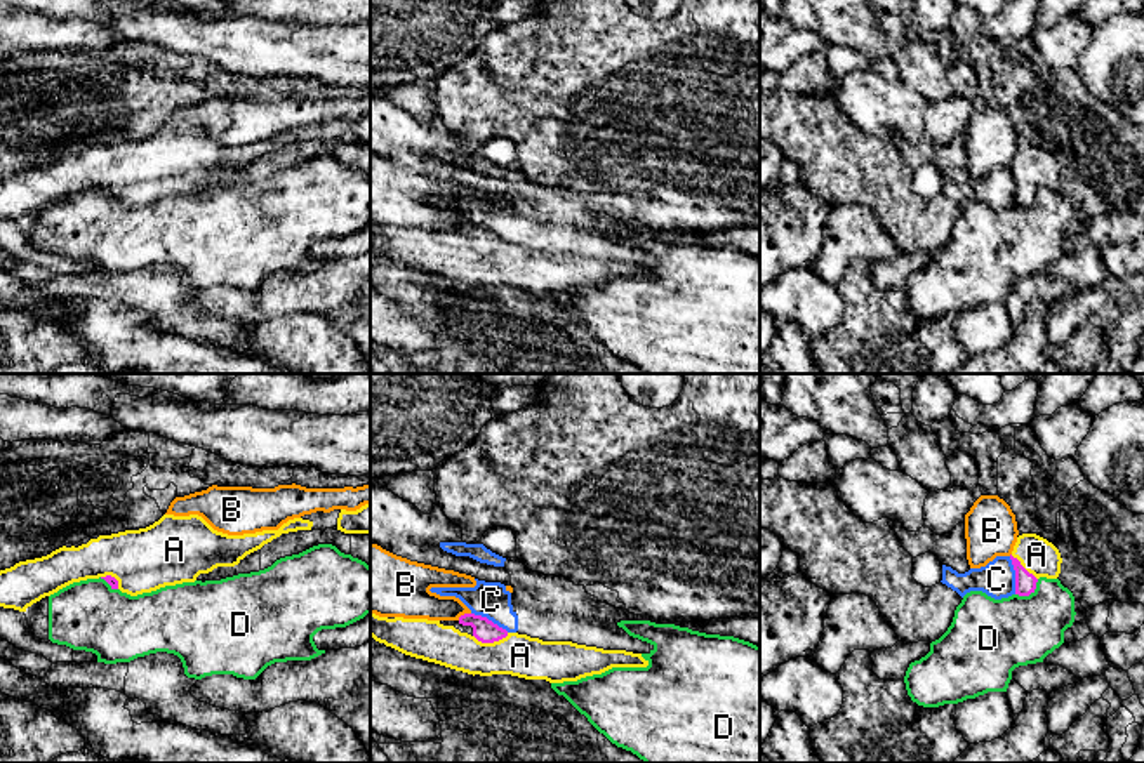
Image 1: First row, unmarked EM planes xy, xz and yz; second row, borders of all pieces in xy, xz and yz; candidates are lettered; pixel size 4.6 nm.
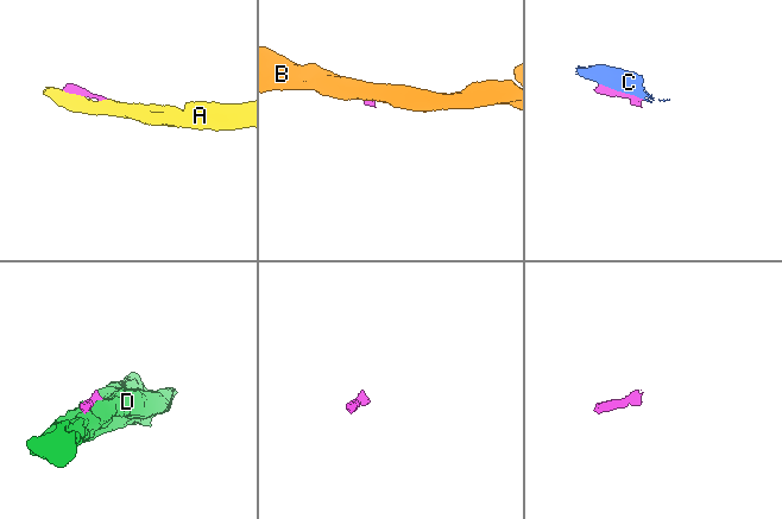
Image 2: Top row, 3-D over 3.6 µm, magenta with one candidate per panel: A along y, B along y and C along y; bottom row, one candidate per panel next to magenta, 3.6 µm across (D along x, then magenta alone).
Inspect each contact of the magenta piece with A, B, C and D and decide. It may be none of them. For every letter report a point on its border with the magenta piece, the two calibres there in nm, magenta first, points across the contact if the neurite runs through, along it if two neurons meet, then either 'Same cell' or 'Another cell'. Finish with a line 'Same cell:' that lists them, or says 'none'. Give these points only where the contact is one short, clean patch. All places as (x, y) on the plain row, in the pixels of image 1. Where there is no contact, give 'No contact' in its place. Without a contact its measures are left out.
A: Touches magenta at xz (491, 252). Thickness 110 nm (magenta) against 190 nm. Same cell
B: Touches magenta at xz (465, 225). Thickness 110 nm (magenta) against 180 nm. Another cell
C: Touches magenta at yz (1016, 186). Thickness 100 nm (magenta) against 170 nm. Another cell
D: Touches magenta at yz (1030, 204). Thickness 100 nm (magenta) against 340 nm. Another cell
Same cell: A

